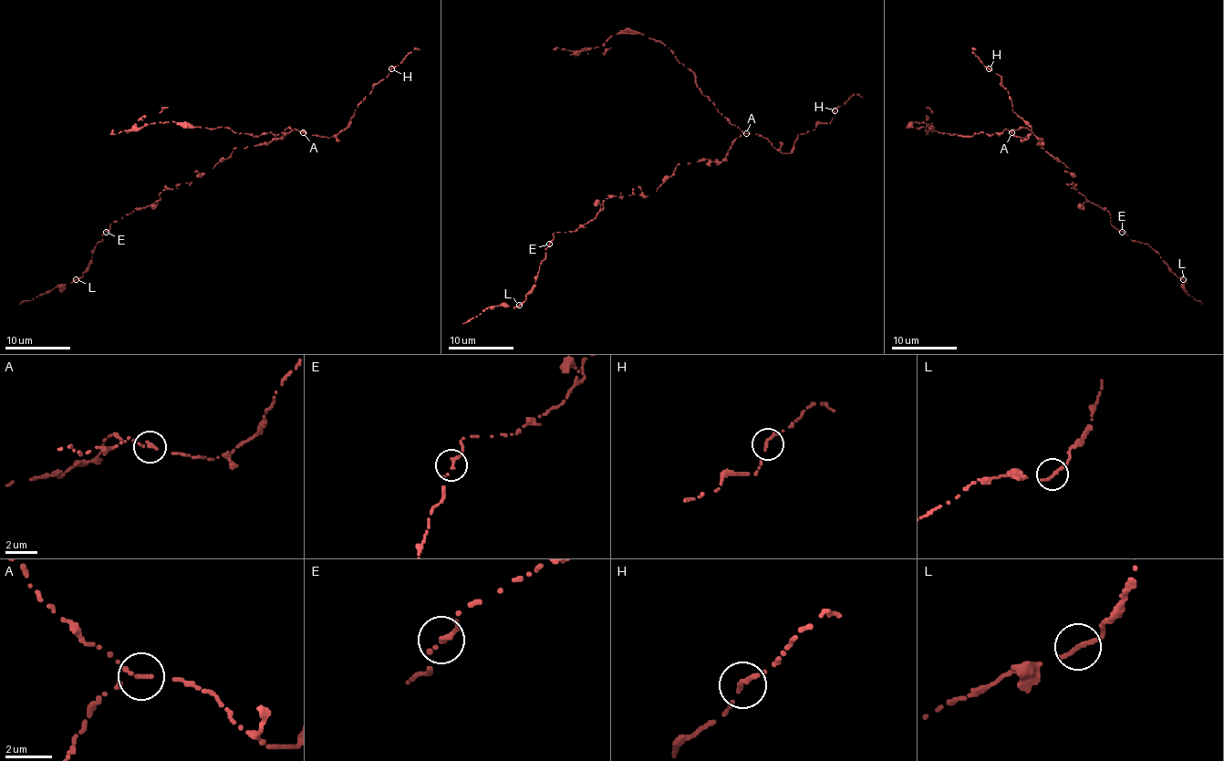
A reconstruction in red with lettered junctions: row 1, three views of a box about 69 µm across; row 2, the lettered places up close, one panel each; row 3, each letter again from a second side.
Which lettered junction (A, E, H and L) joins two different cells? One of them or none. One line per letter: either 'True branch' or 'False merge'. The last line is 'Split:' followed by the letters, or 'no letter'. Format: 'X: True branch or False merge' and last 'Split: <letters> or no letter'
A: False merge
E: True branch
H: True branch
L: True branch
Split: A

